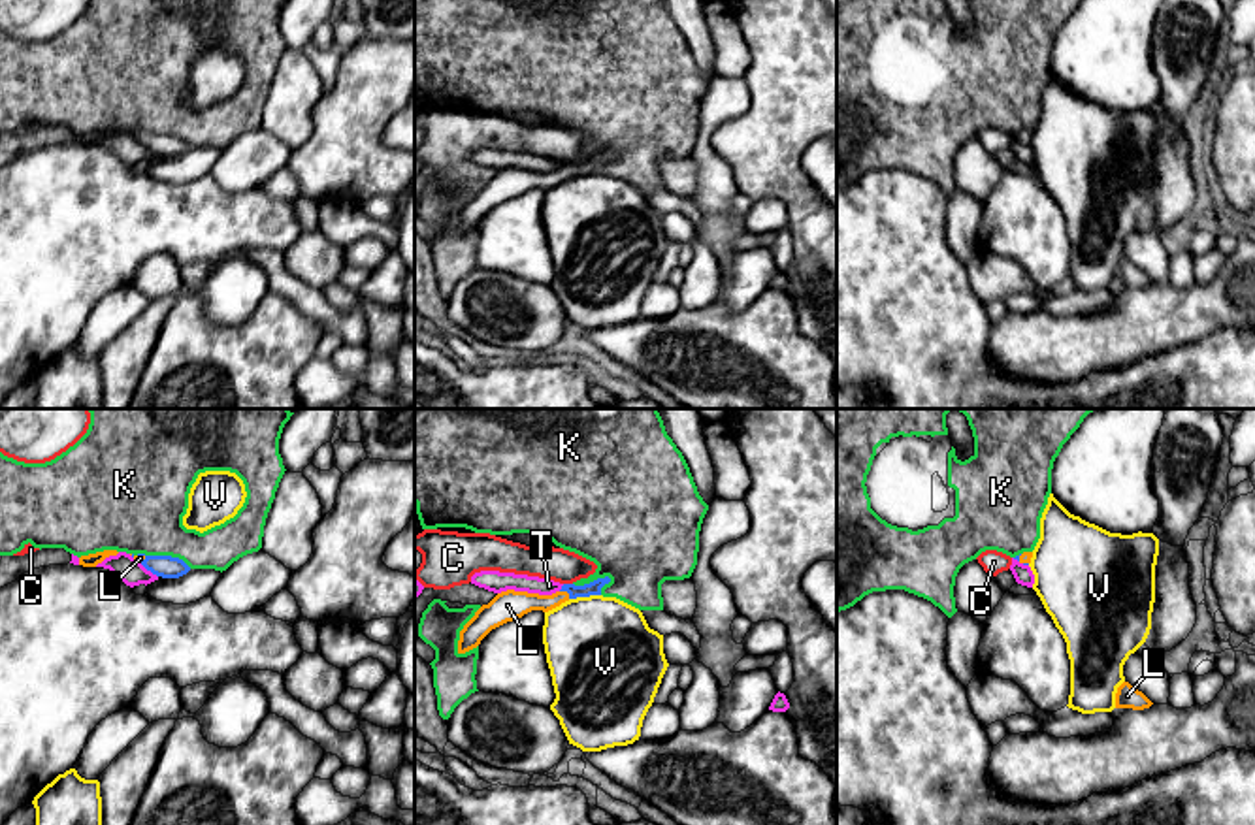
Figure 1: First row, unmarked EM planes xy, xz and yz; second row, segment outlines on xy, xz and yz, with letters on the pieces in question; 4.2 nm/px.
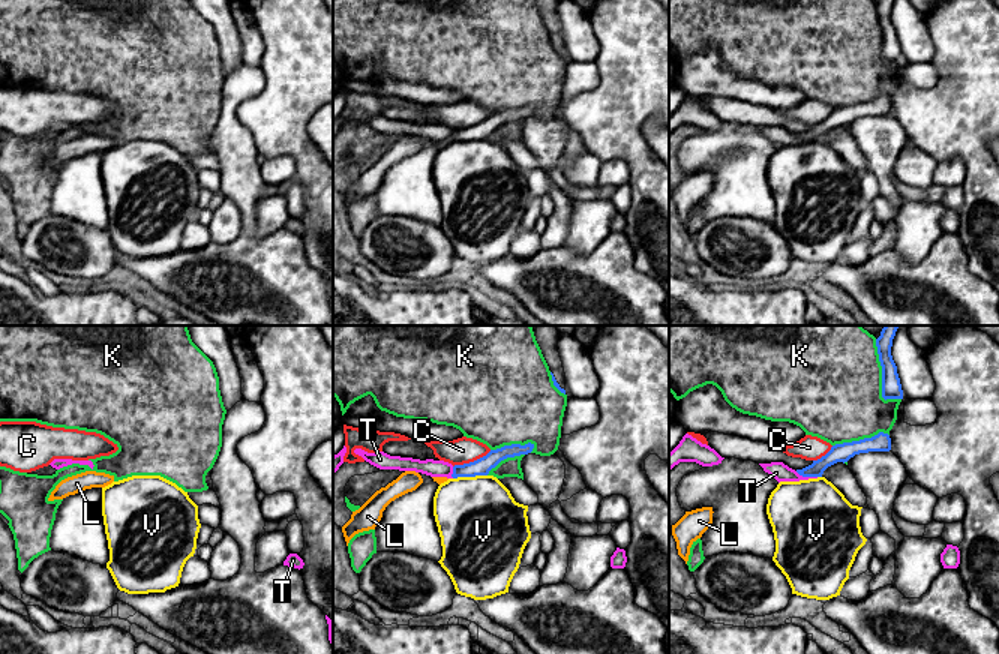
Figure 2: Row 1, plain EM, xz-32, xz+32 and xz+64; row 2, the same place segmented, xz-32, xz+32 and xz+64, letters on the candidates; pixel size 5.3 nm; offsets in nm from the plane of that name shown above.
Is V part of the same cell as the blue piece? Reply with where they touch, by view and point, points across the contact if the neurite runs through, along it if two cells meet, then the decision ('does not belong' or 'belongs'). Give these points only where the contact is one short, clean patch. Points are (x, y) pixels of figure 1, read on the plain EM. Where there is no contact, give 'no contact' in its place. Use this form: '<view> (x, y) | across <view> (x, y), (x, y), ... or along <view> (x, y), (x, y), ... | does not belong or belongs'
xz (585, 174) | does not belong

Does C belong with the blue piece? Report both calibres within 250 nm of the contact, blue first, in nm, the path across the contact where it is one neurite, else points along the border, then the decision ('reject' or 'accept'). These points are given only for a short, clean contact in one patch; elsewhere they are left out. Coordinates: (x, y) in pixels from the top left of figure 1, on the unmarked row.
calibres 60 and 140 nm; border xz (564, 161), (571, 162); reject

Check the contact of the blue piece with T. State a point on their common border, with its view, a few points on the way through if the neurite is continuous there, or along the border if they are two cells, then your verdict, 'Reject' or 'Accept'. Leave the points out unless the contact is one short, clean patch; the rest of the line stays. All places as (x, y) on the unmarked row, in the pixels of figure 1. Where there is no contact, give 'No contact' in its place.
Touches blue at xy (149, 147). Boundary: xy (140, 142), (157, 155). Reject

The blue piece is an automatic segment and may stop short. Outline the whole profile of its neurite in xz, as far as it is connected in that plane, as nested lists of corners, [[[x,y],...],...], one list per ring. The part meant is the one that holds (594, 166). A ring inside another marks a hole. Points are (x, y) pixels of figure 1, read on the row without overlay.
[[[605,154],[584,164],[563,162],[562,168],[552,173],[514,168],[501,170],[488,183],[482,183],[475,190],[475,194],[464,203],[458,218],[458,232],[465,232],[477,226],[492,207],[522,196],[531,188],[548,190],[569,177],[601,173],[601,166],[609,160],[611,156]]]

